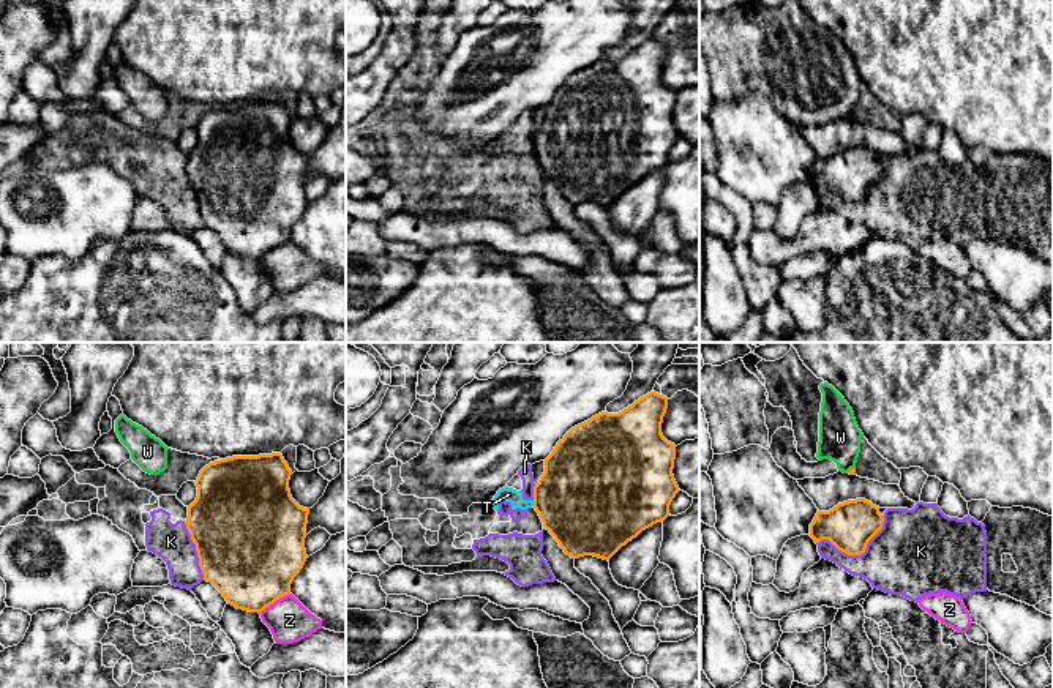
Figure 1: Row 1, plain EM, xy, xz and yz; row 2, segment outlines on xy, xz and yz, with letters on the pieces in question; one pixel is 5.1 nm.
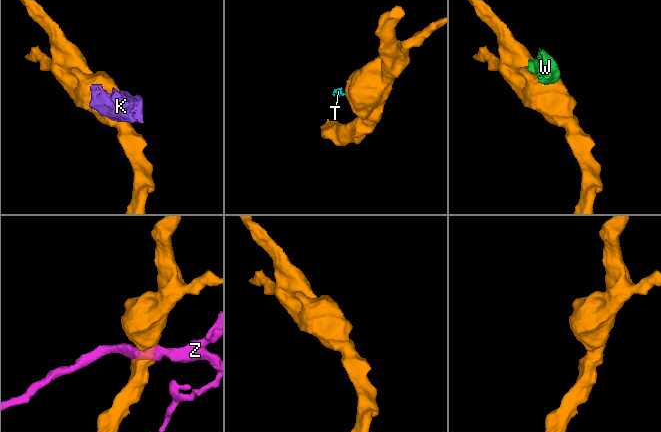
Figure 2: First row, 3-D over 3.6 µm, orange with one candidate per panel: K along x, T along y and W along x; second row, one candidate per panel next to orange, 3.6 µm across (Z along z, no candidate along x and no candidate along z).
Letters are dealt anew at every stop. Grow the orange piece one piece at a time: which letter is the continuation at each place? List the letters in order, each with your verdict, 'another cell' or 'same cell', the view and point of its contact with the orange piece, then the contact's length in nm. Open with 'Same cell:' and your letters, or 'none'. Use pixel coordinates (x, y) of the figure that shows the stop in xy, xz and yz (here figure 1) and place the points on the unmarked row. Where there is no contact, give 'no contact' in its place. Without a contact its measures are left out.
Same cell: none
K: another cell; contact yz (856, 201); length 380 nm
T: another cell; contact xz (534, 150); length 30 nm
W: another cell; contact yz (851, 115); length 60 nm
Z: another cell; contact xy (273, 248); length 190 nm

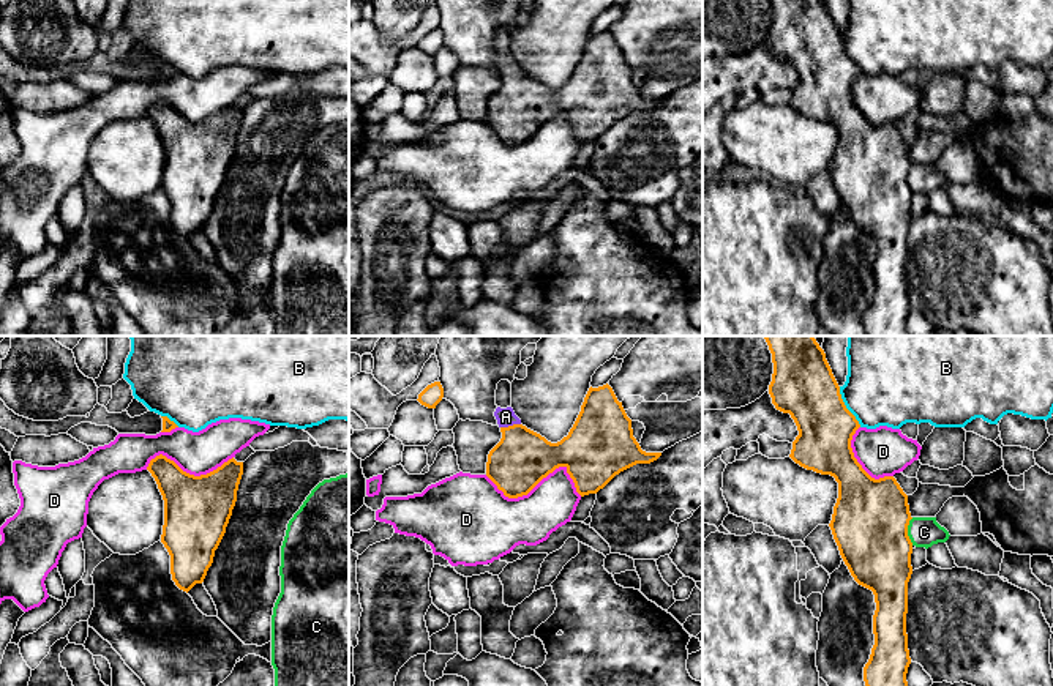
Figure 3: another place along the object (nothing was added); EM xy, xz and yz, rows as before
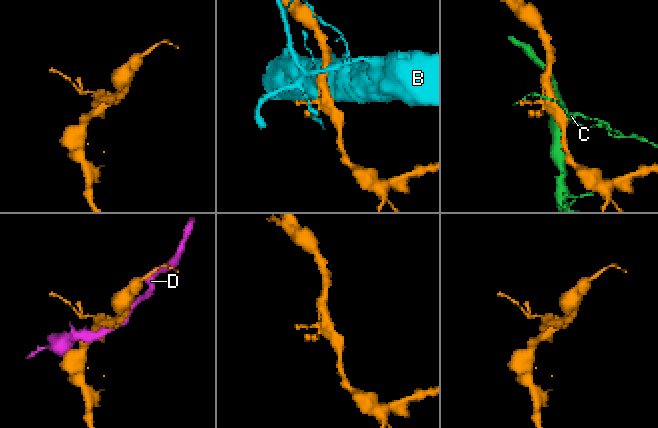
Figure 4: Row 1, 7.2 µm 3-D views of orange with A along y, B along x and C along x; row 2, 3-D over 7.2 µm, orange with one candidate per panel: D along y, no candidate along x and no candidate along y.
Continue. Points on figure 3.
Same cell: A
A: same cell; contact xz (510, 73); length 110 nm
B: another cell; contact yz (845, 54); length 240 nm
C: another cell; contact yz (906, 178); length 140 nm
D: another cell; contact xz (539, 128); length 500 nm

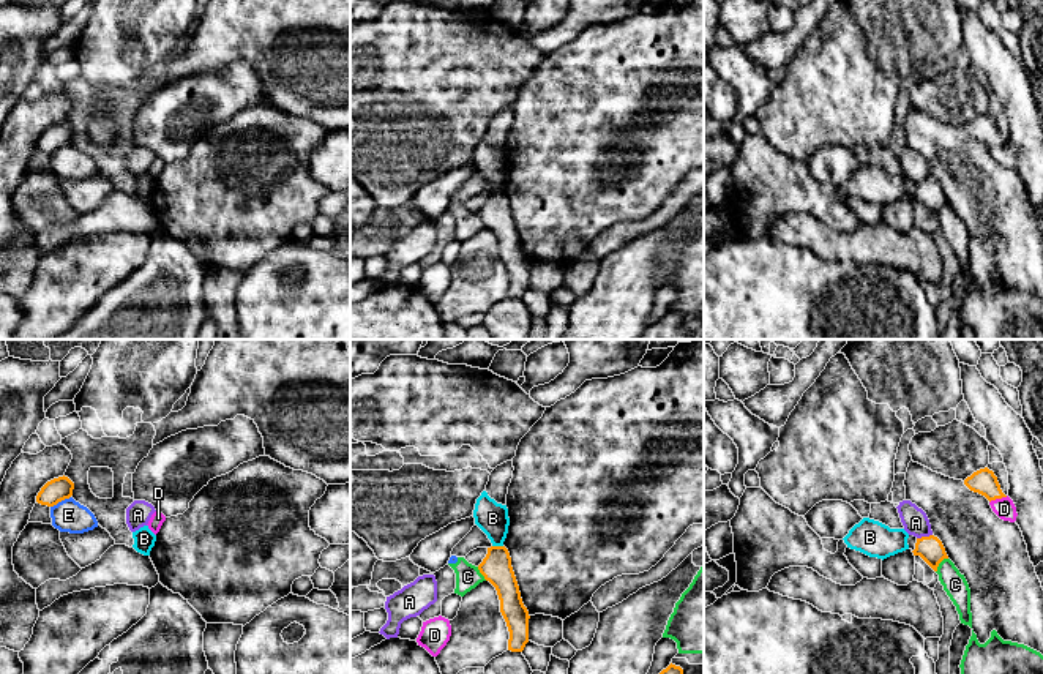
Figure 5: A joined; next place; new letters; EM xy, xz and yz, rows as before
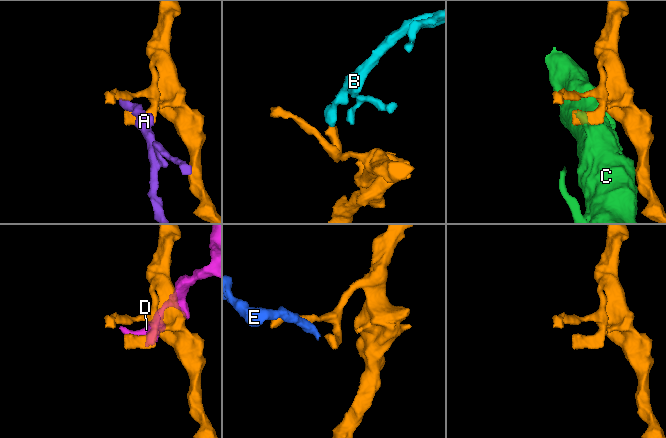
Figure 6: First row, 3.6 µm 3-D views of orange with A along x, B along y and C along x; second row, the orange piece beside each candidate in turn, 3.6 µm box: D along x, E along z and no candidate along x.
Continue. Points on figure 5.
Same cell: none
A: another cell; contact yz (923, 183); length 80 nm
B: another cell; contact xz (497, 193); length 60 nm
C: another cell; contact yz (939, 209); length 100 nm
D: another cell; contact yz (998, 144); length 100 nm
E: another cell; contact xy (60, 147); length 120 nm

